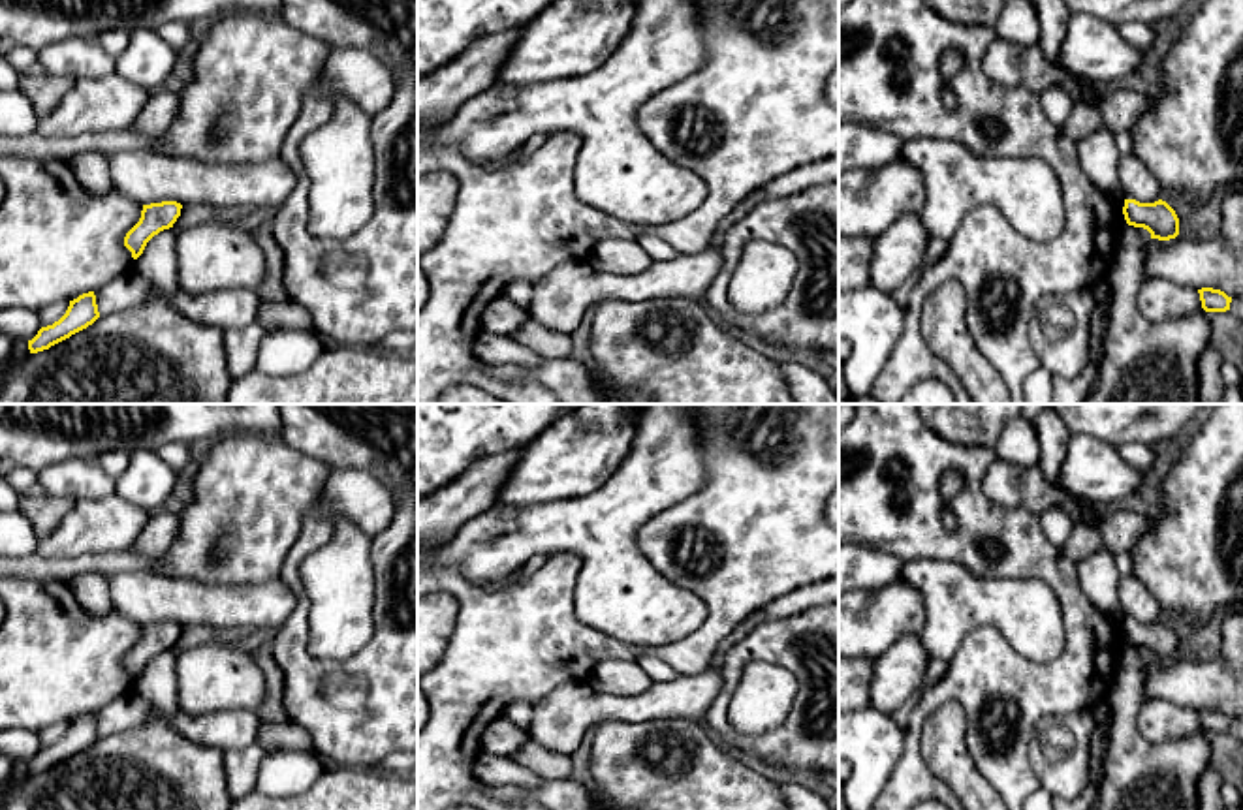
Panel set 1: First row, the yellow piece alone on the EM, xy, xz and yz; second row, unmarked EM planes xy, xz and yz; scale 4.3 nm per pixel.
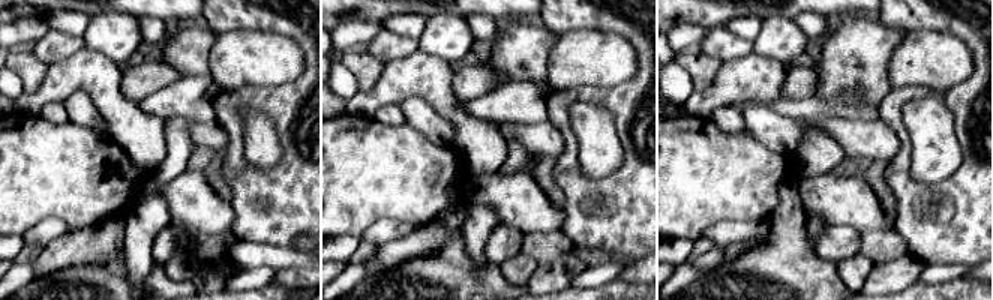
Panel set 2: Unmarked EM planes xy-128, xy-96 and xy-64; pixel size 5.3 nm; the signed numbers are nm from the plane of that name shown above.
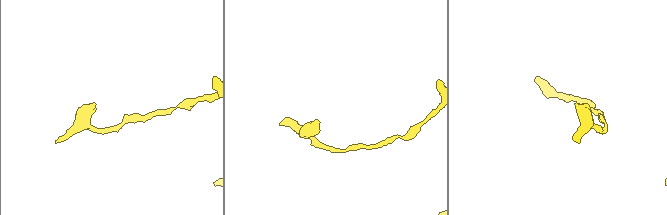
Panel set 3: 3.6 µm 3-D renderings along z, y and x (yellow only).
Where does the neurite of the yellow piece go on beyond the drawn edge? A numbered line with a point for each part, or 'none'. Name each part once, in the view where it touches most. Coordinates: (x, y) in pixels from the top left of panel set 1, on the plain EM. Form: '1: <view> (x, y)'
none

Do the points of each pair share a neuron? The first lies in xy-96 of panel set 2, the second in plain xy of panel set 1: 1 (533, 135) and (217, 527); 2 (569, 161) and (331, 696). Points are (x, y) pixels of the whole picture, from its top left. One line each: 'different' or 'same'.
1: different
2: same

